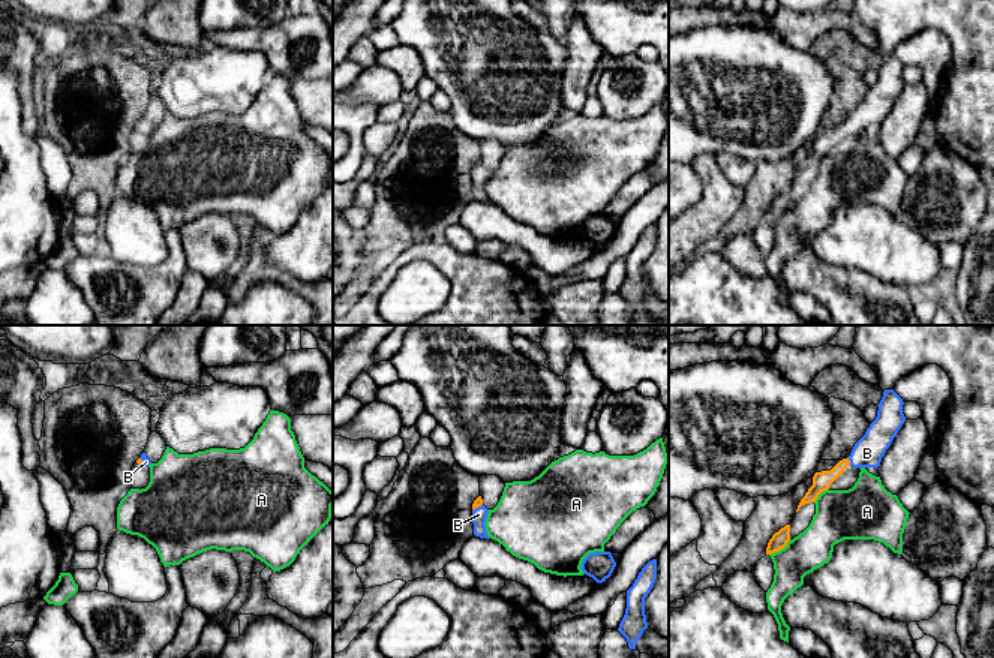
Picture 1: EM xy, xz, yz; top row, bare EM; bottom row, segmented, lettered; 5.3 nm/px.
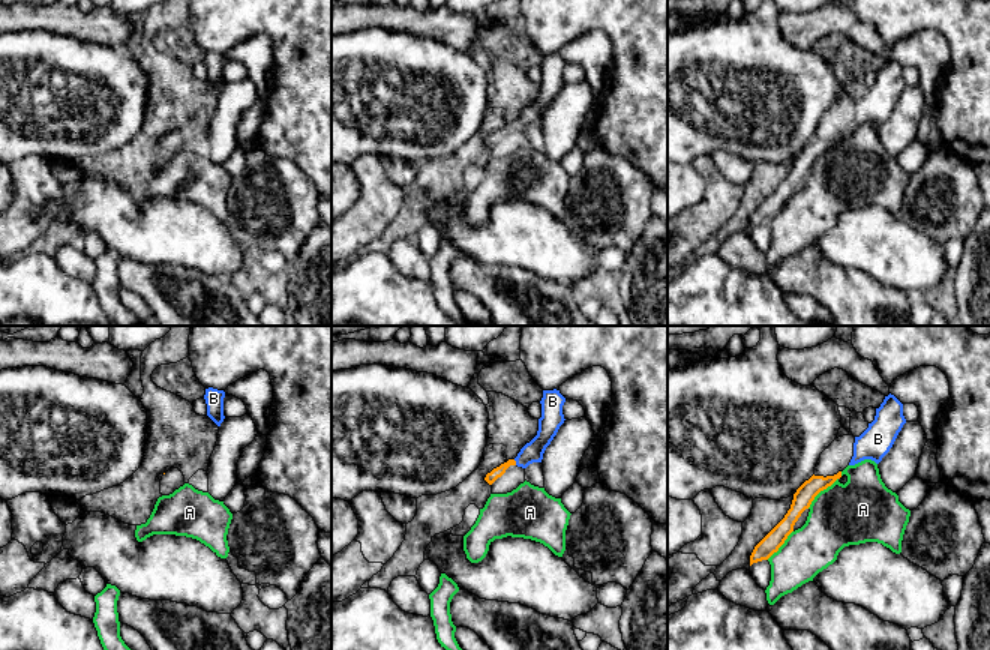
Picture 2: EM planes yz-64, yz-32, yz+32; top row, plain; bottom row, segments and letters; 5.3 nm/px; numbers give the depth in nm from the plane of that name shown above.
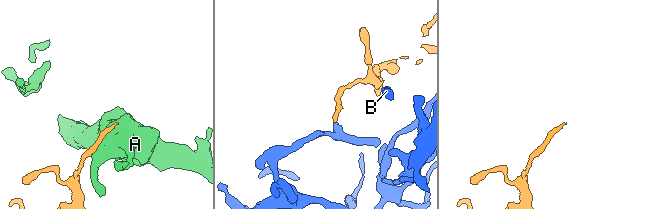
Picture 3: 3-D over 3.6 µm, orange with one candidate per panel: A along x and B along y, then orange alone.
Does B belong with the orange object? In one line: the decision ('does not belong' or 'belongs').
belongs

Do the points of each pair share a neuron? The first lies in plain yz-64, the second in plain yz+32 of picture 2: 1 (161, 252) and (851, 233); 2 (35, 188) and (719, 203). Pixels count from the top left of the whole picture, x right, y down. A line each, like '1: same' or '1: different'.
1: same
2: same

